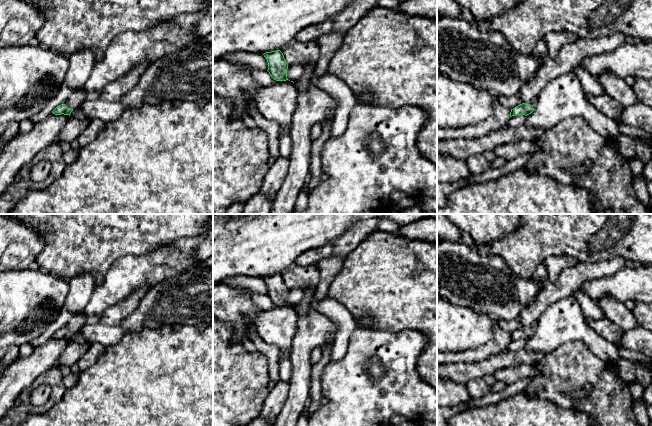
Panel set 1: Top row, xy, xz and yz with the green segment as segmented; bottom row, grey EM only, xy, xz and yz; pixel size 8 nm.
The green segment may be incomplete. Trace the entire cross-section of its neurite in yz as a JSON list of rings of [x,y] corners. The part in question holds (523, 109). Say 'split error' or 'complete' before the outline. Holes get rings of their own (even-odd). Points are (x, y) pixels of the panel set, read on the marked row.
split error | [[[534,99],[530,104],[522,103],[522,104],[516,106],[515,108],[511,109],[510,117],[516,116],[516,115],[527,116],[527,115],[531,114],[536,107],[536,101],[537,101],[537,99]]]

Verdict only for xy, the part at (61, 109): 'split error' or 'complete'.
split error

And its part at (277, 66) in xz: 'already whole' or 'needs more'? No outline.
already whole

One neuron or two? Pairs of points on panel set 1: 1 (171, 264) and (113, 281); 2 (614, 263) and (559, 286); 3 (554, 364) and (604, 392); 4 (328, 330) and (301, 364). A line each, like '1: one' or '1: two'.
1: one
2: one
3: one
4: one

